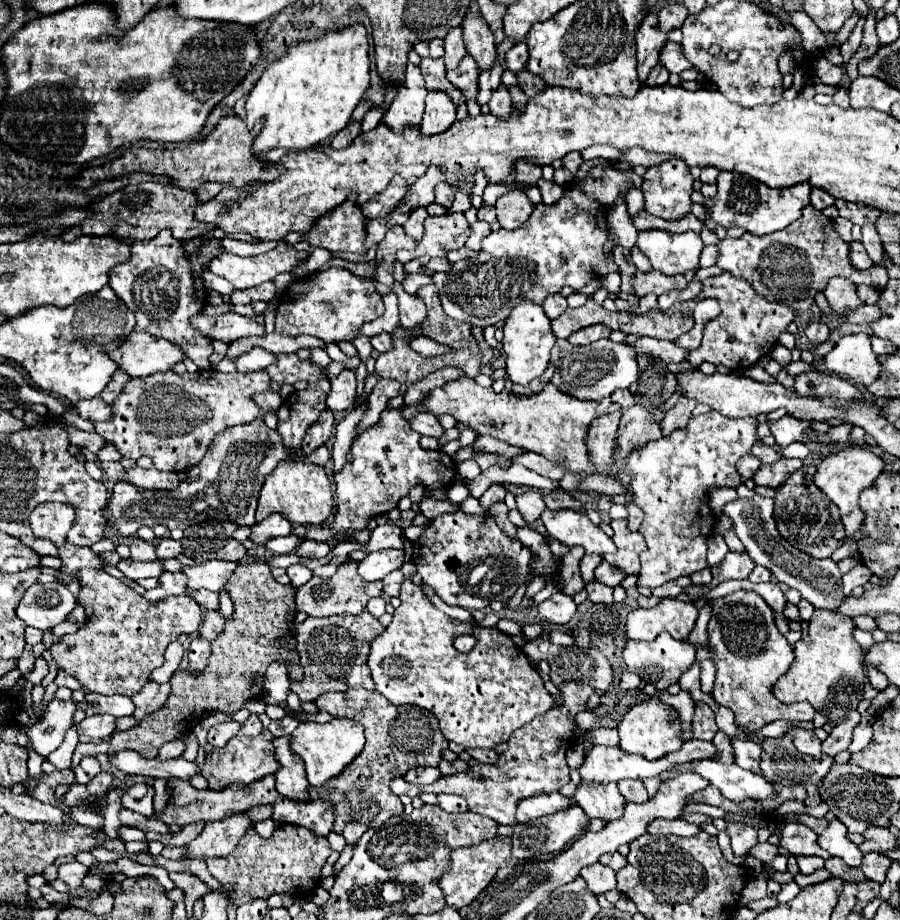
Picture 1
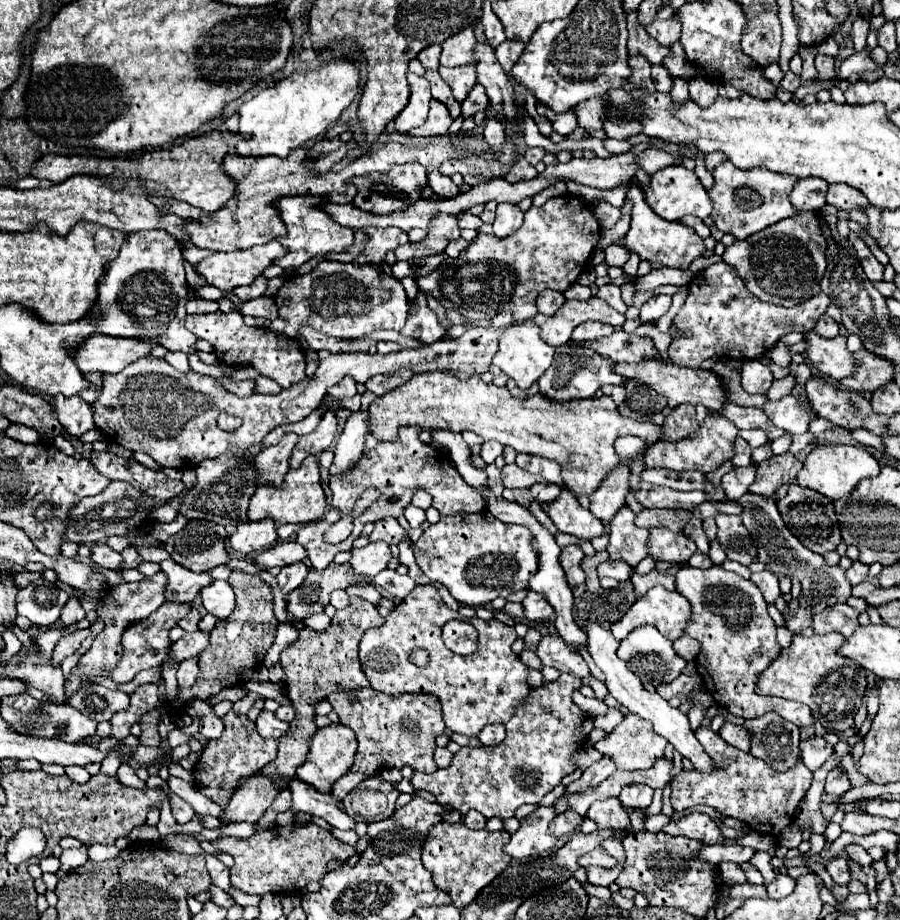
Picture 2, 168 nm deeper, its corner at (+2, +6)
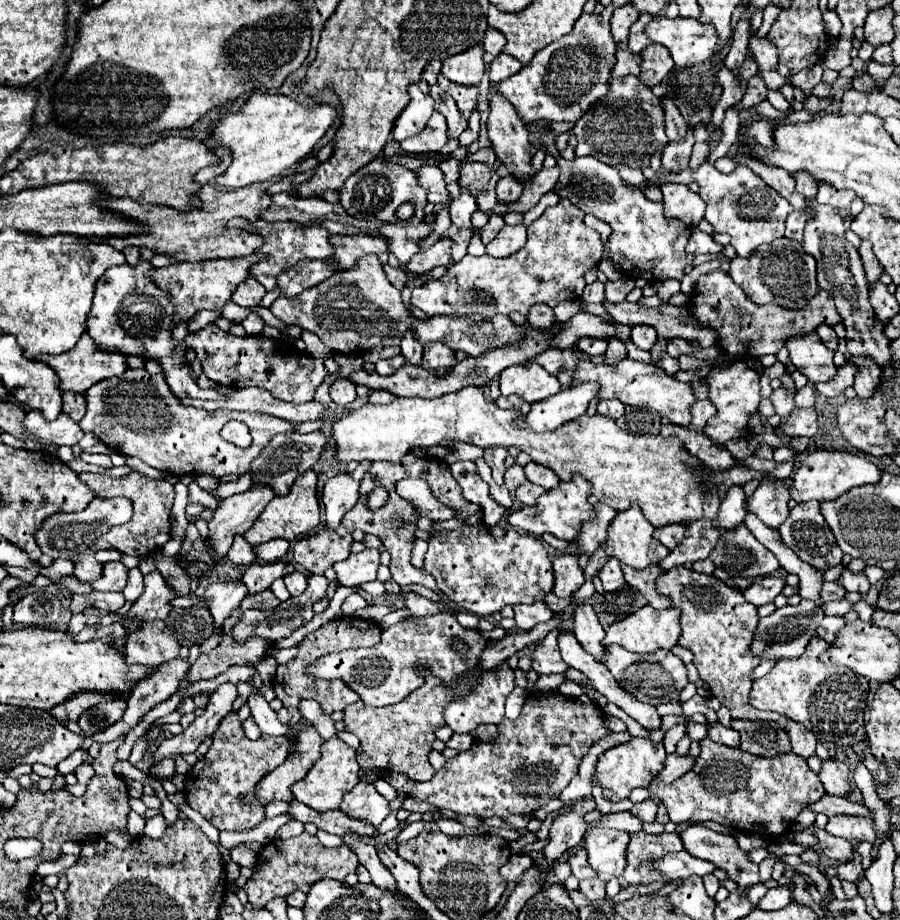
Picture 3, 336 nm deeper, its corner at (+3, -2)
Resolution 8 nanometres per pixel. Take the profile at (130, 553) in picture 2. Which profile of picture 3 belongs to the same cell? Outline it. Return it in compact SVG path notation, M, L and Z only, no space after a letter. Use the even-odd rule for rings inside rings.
M121 561L105 563L101 577L97 581L91 581L91 585L95 591L123 591L127 583L127 573L129 569Z

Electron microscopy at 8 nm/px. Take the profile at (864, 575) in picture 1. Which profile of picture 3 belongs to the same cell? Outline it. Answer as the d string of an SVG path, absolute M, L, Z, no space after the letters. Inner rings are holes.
M847 567L841 571L839 583L841 583L847 591L857 591L857 593L861 593L861 595L865 595L865 593L869 591L869 587L871 587L871 583L867 581L867 577L865 577L863 571L861 571L861 573L853 573L853 571L849 571Z

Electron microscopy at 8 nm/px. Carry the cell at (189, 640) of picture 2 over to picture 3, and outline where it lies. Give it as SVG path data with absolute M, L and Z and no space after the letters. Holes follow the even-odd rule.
M179 659L159 665L159 669L153 673L153 677L139 681L139 685L133 689L131 697L127 699L129 707L127 707L123 719L117 721L115 725L111 725L109 729L93 733L94 742L104 744L115 741L119 737L125 737L145 717L145 713L149 713L157 703L163 703L177 691L177 685L185 677L187 669L189 669L189 663L179 661Z

